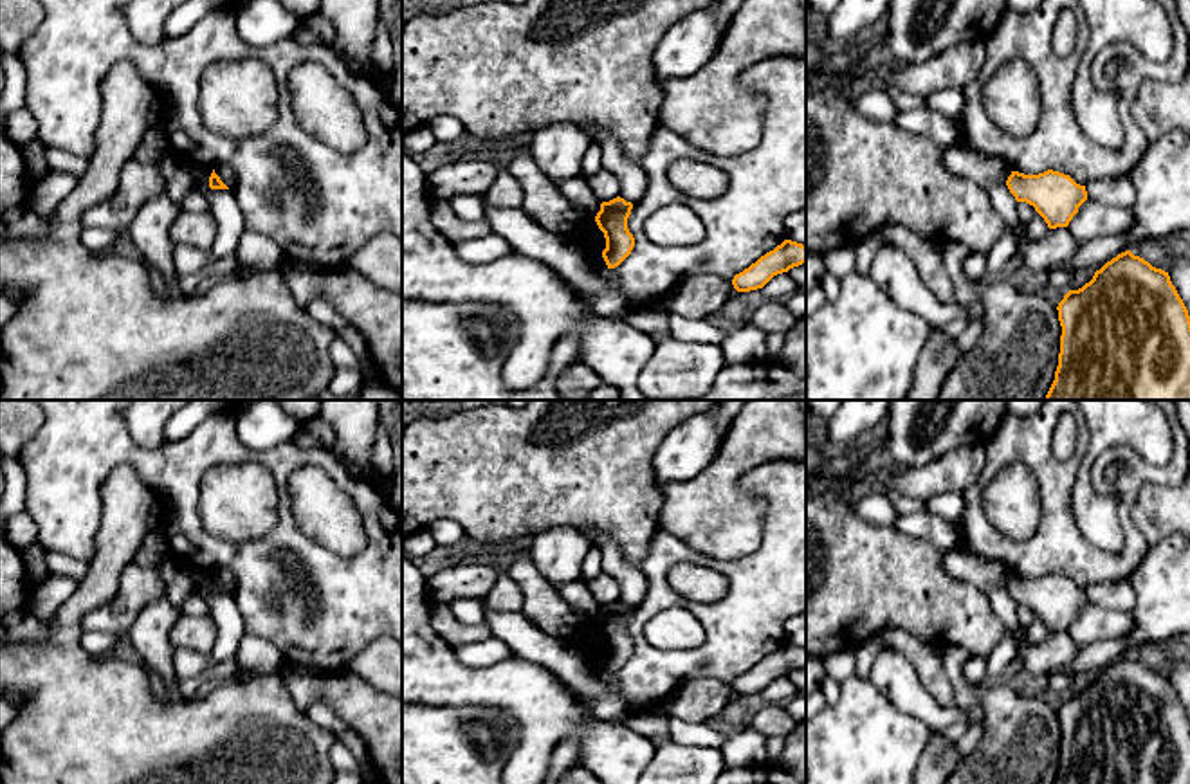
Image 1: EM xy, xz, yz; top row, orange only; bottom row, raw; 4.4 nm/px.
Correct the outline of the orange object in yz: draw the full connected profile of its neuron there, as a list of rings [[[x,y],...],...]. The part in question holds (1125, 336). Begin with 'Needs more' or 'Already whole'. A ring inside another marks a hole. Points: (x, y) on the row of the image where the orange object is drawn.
Already whole. [[[1125,251],[1096,270],[1093,279],[1082,288],[1069,290],[1057,310],[1062,326],[1060,353],[1055,380],[1044,400],[1190,400],[1190,315],[1168,272]]]

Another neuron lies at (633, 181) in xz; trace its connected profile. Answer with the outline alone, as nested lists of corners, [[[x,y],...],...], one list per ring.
[[[586,123],[584,132],[602,150],[600,168],[613,173],[618,178],[620,198],[636,204],[647,187],[647,175],[644,168],[626,159],[620,142],[608,130]]]

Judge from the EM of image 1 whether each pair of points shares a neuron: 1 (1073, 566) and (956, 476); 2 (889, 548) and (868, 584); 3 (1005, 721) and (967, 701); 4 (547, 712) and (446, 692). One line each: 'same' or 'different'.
1: different
2: same
3: same
4: same

